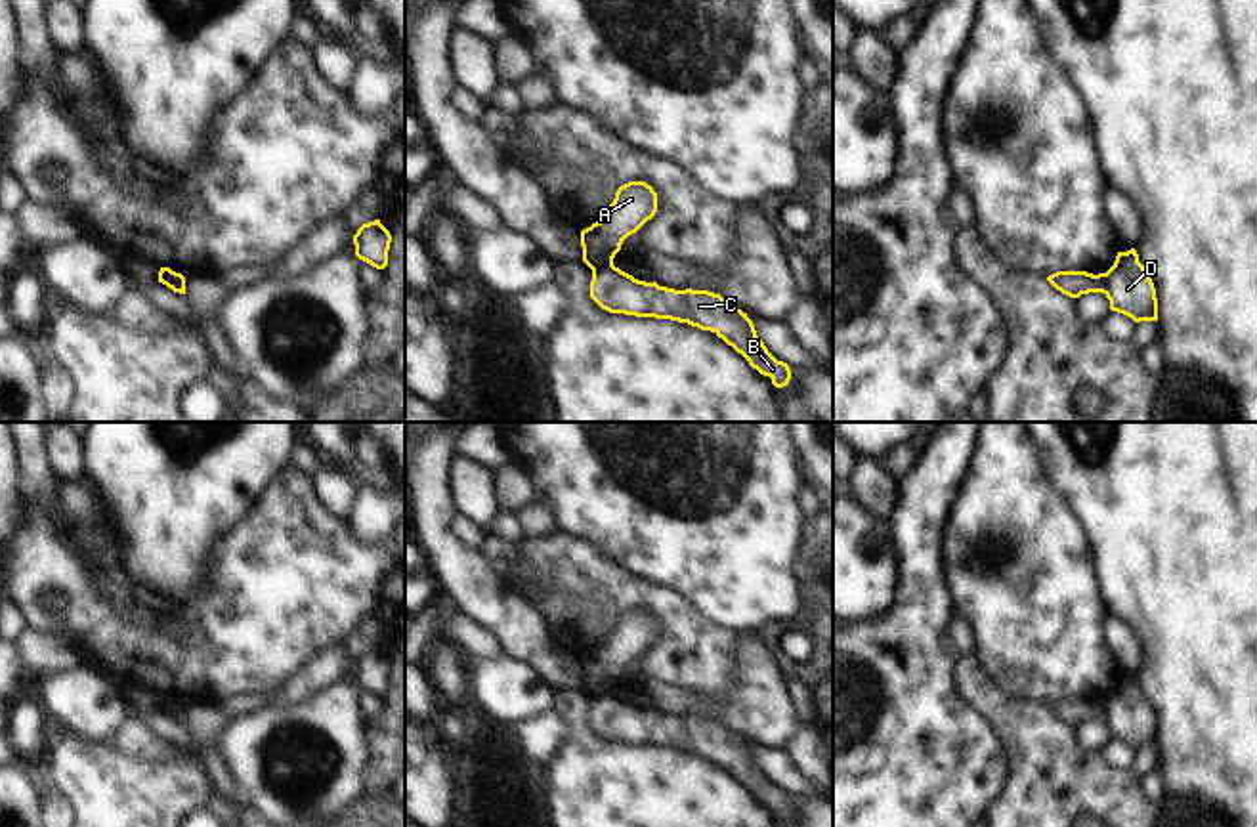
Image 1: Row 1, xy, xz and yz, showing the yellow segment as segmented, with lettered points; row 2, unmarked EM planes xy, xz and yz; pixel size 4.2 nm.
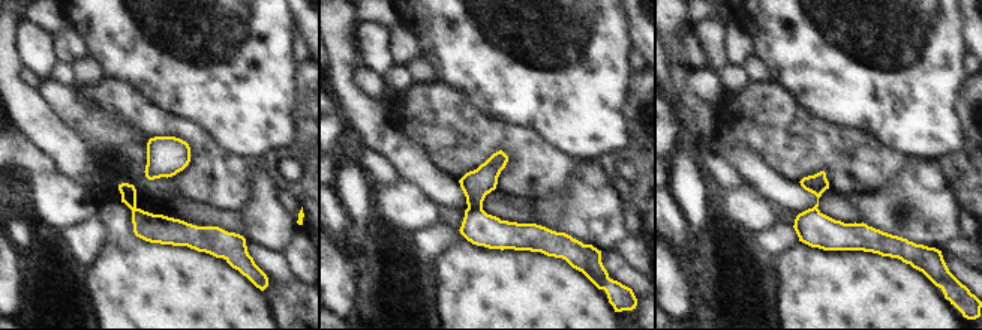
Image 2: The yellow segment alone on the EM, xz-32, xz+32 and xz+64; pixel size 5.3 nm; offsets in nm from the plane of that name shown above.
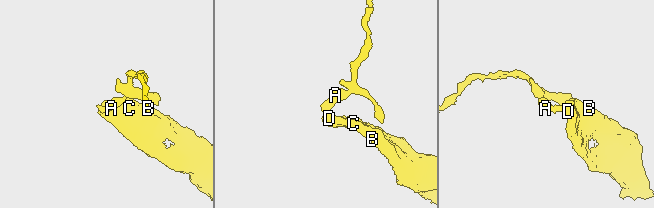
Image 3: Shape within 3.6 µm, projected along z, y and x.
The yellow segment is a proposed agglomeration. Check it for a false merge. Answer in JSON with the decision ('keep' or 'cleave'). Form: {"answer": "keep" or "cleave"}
{"answer": "cleave"}

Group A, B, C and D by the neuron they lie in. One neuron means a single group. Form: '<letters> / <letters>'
A / B C D

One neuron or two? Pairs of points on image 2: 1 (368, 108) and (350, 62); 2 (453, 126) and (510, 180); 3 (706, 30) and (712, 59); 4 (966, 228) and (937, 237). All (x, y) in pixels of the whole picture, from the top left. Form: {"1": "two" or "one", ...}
{"1": "one", "2": "one", "3": "one", "4": "two"}

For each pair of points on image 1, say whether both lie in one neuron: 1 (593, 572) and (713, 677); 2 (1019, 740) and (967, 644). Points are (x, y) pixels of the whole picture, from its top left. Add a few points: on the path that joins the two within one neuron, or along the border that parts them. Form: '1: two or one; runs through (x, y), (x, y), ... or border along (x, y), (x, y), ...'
1: one; runs through (627, 591), (646, 594), (682, 631), (686, 642)
2: two; border along (975, 652), (961, 656)

